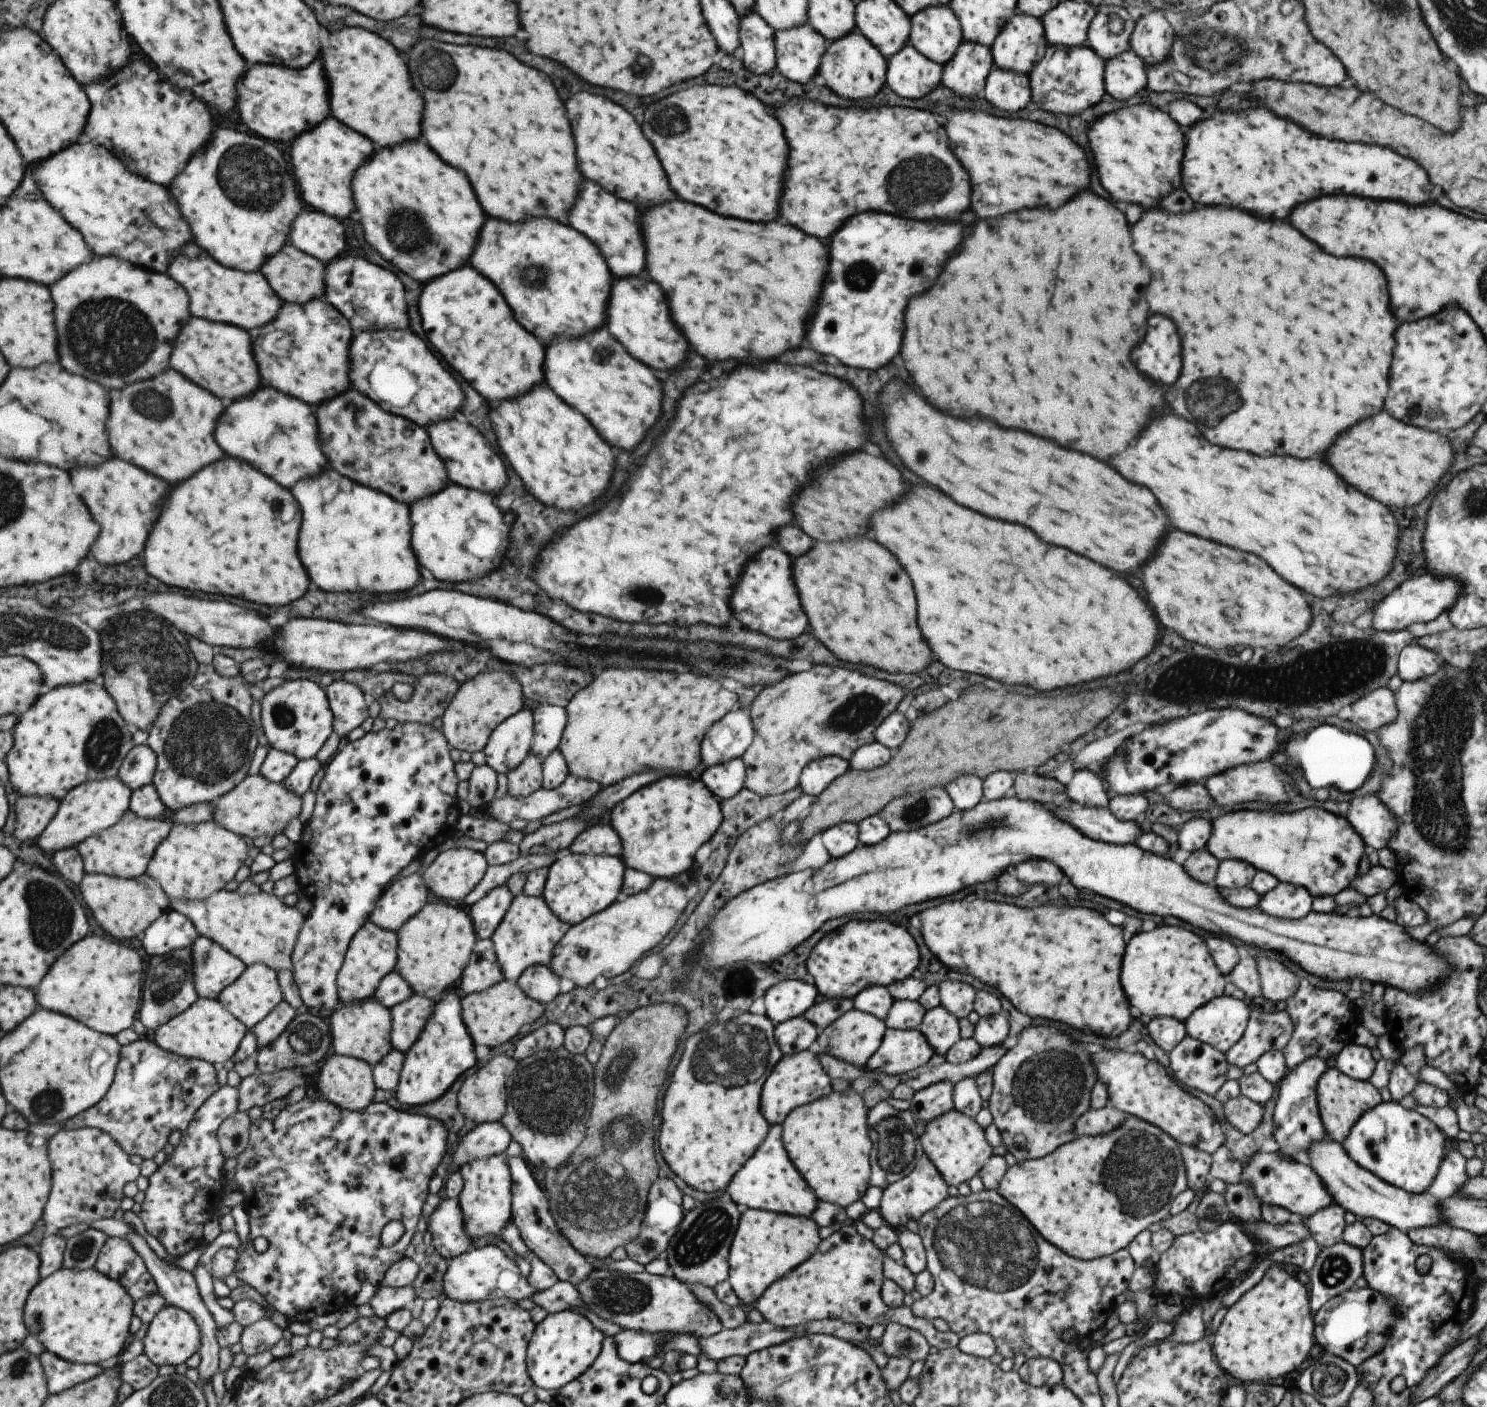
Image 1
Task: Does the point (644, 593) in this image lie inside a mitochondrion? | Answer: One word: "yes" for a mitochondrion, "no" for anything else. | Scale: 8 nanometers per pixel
yes

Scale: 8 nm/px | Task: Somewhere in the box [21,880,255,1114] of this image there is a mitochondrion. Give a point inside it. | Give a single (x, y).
(171, 979)

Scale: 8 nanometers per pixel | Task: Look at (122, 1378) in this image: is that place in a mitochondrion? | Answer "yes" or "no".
no

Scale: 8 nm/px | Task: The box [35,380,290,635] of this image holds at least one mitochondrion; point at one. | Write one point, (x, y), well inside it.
(152, 404)

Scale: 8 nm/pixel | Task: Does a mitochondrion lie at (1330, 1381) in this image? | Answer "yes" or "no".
yes

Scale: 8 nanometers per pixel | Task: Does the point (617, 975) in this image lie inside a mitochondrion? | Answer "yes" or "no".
no

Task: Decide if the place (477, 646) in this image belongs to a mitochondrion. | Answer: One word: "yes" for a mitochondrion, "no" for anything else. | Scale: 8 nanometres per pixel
no

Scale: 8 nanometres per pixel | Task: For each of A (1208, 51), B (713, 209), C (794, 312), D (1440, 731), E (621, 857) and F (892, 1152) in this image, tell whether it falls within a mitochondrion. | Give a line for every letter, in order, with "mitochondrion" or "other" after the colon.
A: mitochondrion
B: other
C: other
D: mitochondrion
E: other
F: mitochondrion

